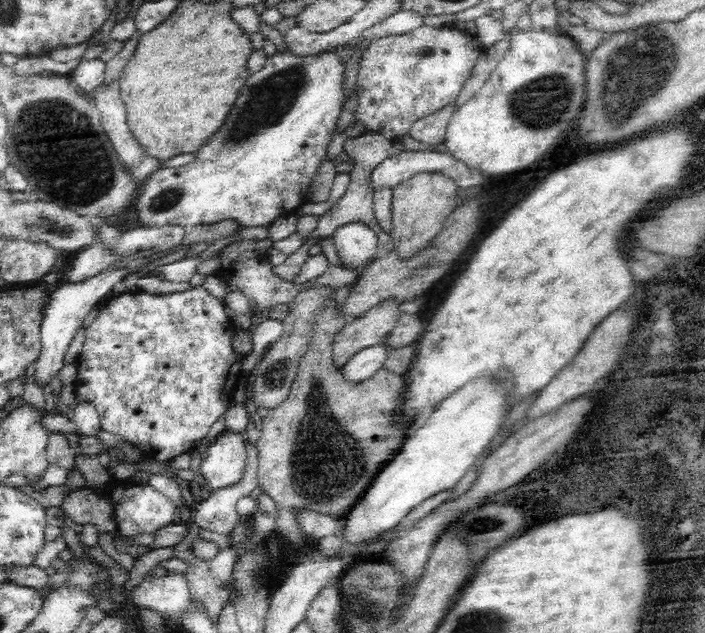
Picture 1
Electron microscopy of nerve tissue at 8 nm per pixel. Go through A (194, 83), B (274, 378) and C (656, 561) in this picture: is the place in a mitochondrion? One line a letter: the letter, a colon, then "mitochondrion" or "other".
A: other
B: mitochondrion
C: other

